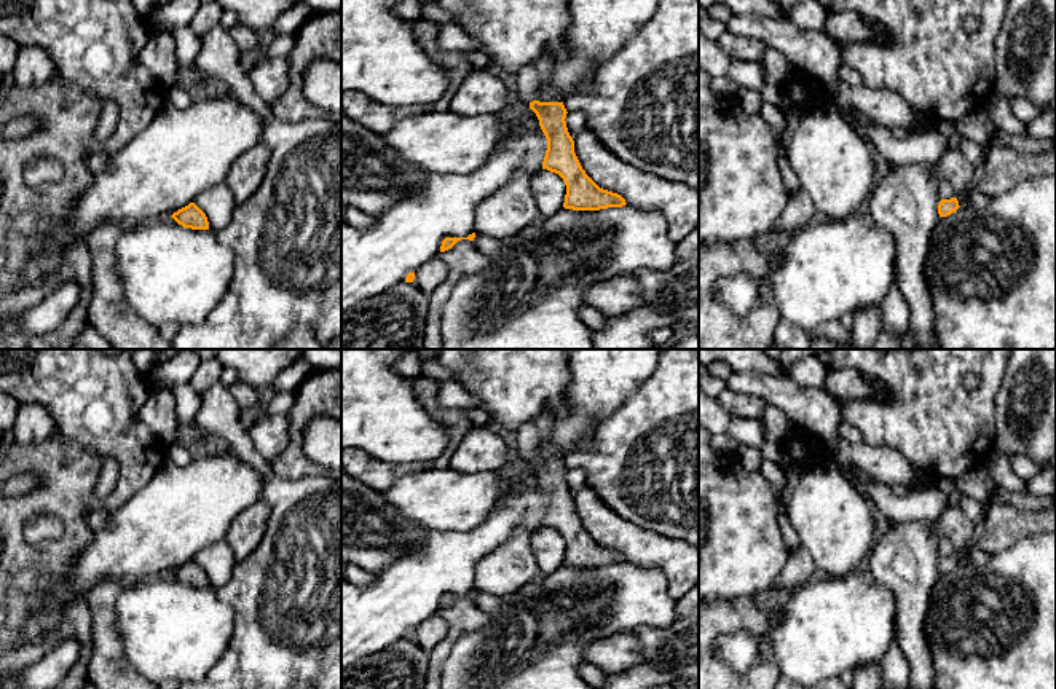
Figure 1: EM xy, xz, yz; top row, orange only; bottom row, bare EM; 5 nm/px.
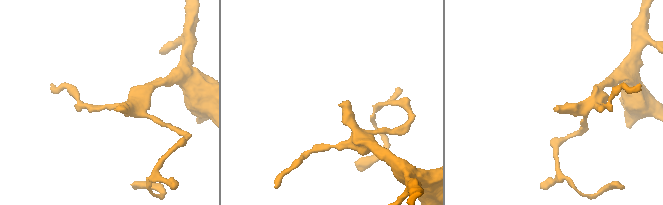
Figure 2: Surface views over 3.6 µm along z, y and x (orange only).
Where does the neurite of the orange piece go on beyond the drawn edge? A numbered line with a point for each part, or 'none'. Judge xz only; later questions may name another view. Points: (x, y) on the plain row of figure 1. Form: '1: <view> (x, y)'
1: xz (531, 434)

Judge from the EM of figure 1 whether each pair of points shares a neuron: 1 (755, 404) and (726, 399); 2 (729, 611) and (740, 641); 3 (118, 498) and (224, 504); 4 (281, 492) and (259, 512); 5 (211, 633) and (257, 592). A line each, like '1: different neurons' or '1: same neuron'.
1: same neuron
2: different neurons
3: different neurons
4: different neurons
5: different neurons

